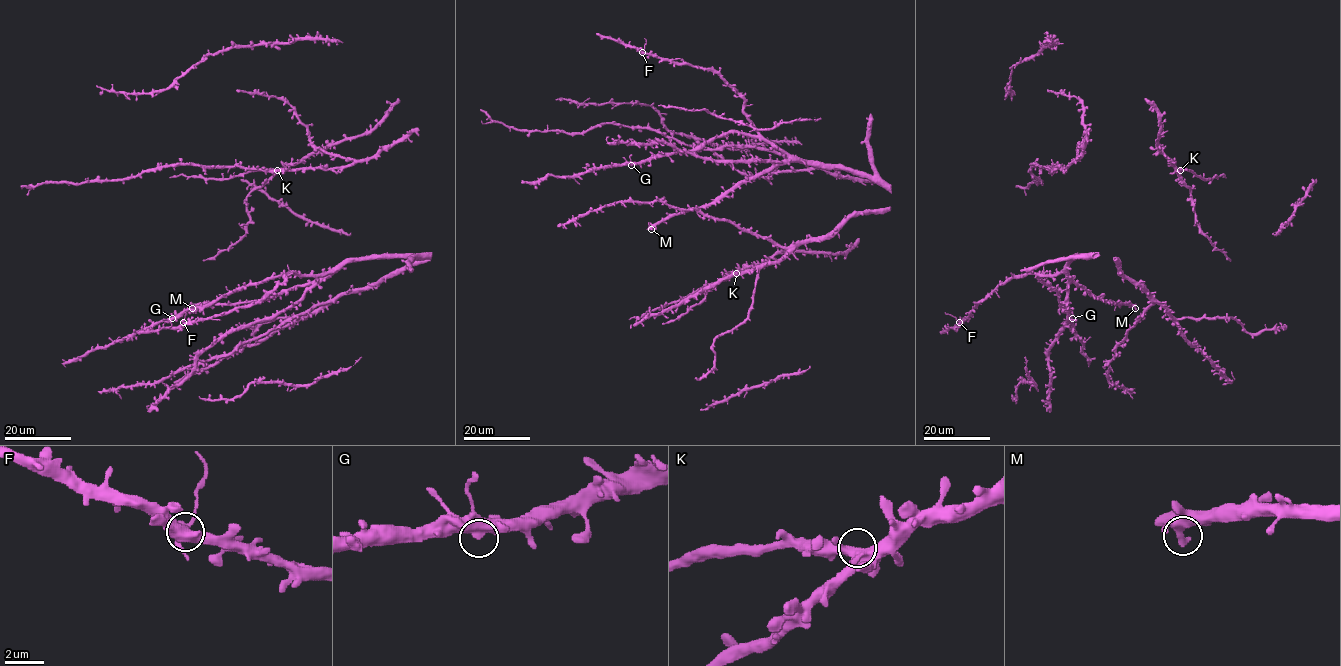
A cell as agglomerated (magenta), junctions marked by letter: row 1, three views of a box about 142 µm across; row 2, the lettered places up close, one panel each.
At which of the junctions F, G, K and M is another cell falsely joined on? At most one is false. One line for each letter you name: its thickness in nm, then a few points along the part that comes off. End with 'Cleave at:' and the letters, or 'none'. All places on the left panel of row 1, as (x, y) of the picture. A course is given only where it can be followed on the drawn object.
F: 360 nm
Cleave at: F

